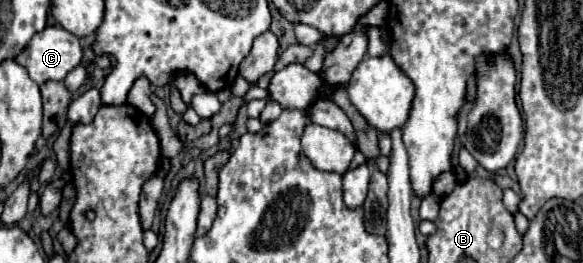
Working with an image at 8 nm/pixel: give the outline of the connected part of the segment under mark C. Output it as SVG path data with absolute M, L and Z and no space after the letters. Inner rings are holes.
M60 25L36 33L26 49L26 71L38 85L46 81L62 81L82 61L78 37L64 31Z

